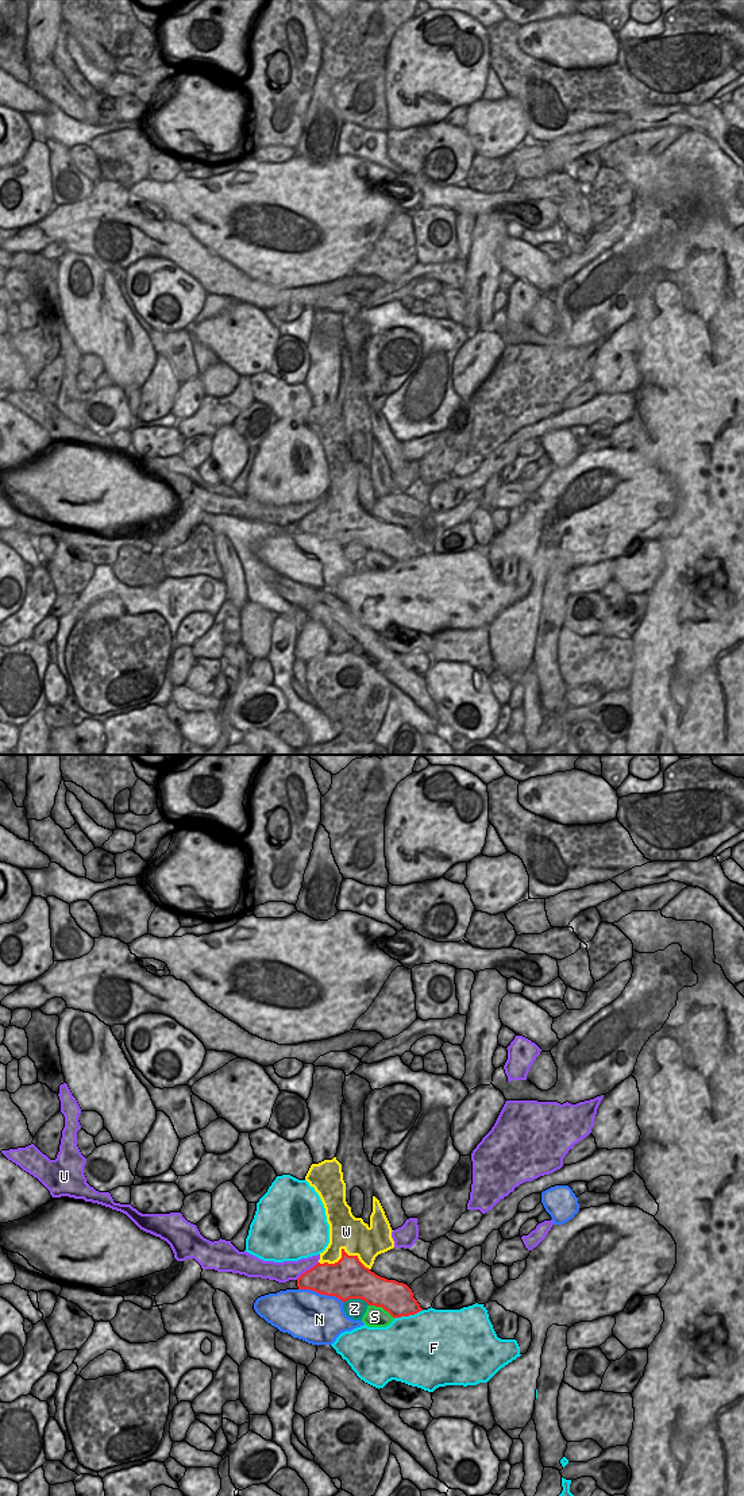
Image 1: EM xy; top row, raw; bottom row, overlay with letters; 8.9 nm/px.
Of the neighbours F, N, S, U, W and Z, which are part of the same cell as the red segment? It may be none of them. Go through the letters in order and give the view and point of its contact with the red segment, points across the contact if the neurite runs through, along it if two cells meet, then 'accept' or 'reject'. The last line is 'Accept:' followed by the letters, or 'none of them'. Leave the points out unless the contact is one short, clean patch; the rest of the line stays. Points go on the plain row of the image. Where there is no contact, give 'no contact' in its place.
F: meets red in xy at (408, 559); reject
N: meets red in xy at (322, 538); reject
S: meets red in xy at (381, 550); reject
U: meets red in xy at (307, 515); reject
W: meets red in xy at (342, 496); reject
Z: meets red in xy at (357, 542); reject
Accept: none of them

